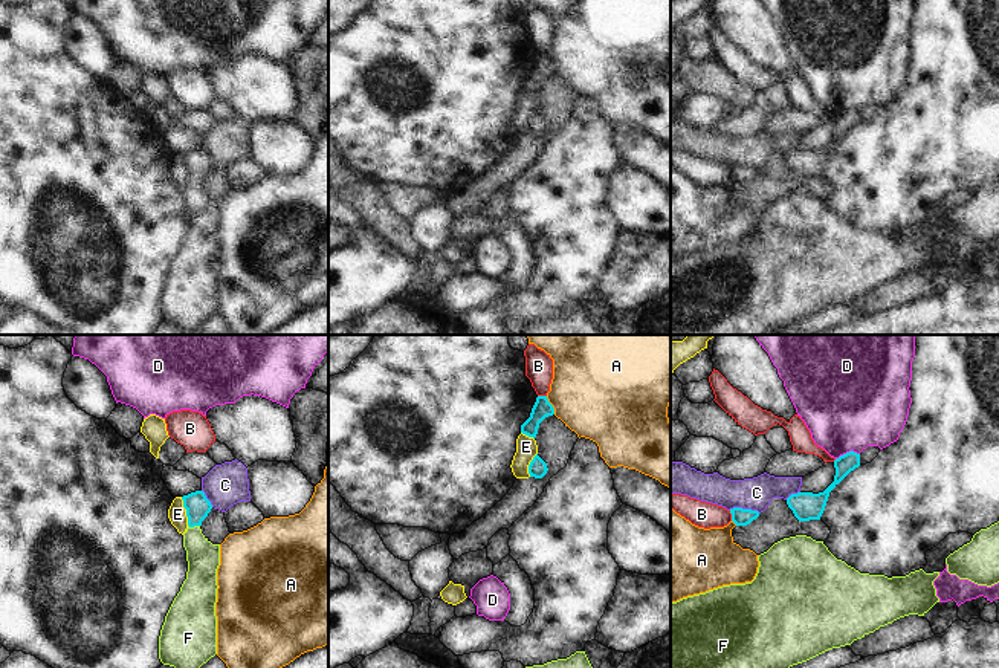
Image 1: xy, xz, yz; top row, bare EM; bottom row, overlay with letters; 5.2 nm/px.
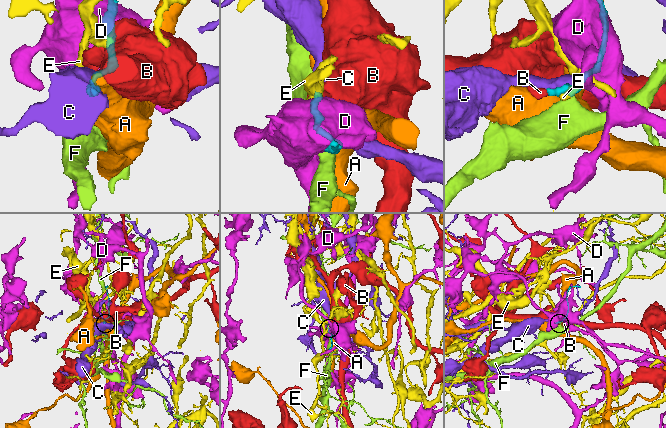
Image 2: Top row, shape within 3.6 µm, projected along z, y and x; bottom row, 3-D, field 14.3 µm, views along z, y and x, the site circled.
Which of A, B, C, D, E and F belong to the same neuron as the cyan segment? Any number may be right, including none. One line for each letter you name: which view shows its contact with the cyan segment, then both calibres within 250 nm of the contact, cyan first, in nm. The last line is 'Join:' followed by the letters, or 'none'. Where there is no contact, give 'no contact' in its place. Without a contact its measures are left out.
F: contact in xy; calibres 130 and 180 nm
Join: F

